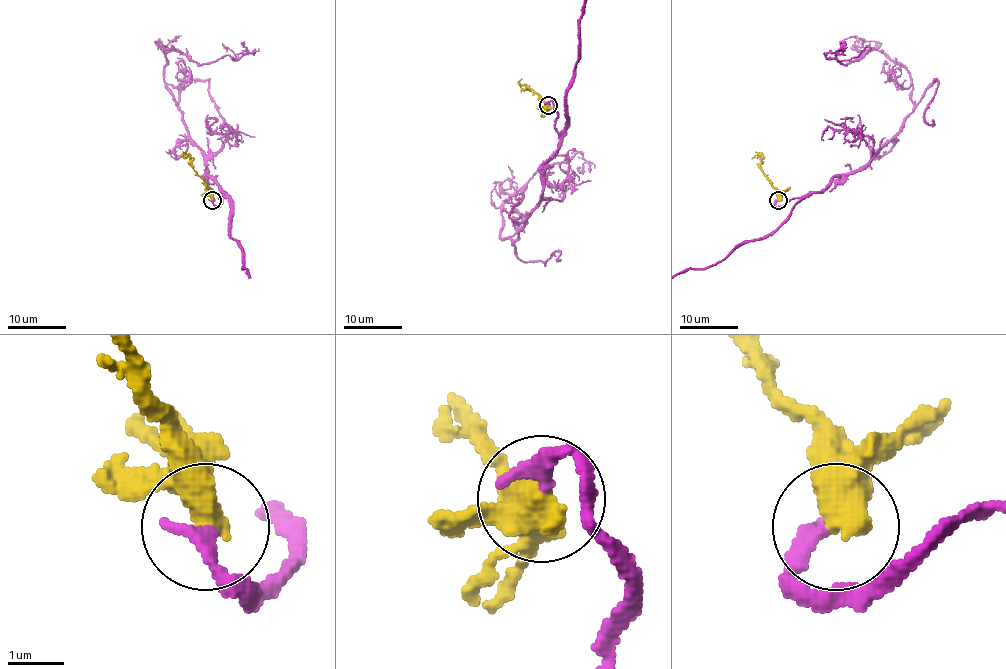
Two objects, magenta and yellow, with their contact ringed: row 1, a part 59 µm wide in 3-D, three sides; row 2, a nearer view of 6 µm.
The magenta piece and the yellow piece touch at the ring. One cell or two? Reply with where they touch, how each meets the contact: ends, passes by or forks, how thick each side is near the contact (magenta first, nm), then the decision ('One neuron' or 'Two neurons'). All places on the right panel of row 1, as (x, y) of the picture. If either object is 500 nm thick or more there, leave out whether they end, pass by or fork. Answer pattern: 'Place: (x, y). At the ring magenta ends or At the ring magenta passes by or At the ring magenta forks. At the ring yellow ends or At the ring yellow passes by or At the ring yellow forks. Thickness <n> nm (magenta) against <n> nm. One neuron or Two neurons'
Place: (778, 200). Thickness 260 nm (magenta) against 600 nm. Two neurons

